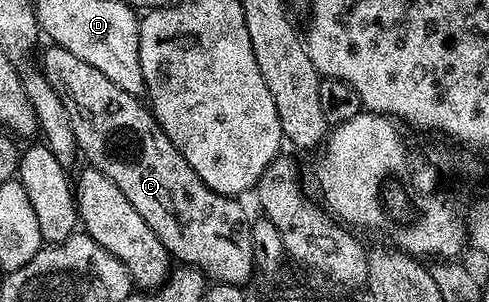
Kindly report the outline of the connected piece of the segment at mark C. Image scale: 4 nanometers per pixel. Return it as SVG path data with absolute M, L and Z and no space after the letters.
M51 44L49 48L42 53L40 70L64 103L78 144L78 152L83 158L86 156L85 164L108 175L108 179L112 179L112 183L116 183L116 187L124 191L128 203L132 203L132 207L140 211L140 219L144 219L144 223L152 227L152 231L158 236L160 243L164 243L175 262L193 265L195 269L206 274L211 282L245 286L246 280L254 277L254 248L248 217L246 221L242 214L243 202L220 195L206 186L200 175L196 175L196 171L188 167L188 159L184 159L184 155L176 151L172 139L164 135L153 113L139 98L123 91L121 87L116 87L116 83L112 83L108 75L96 71L92 63L76 59L72 51L64 51L64 47L56 44Z

